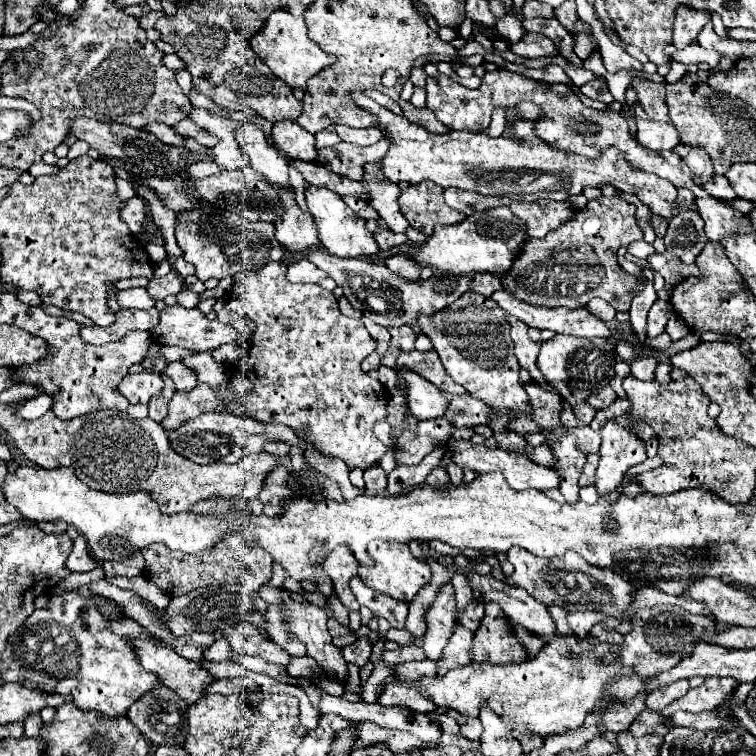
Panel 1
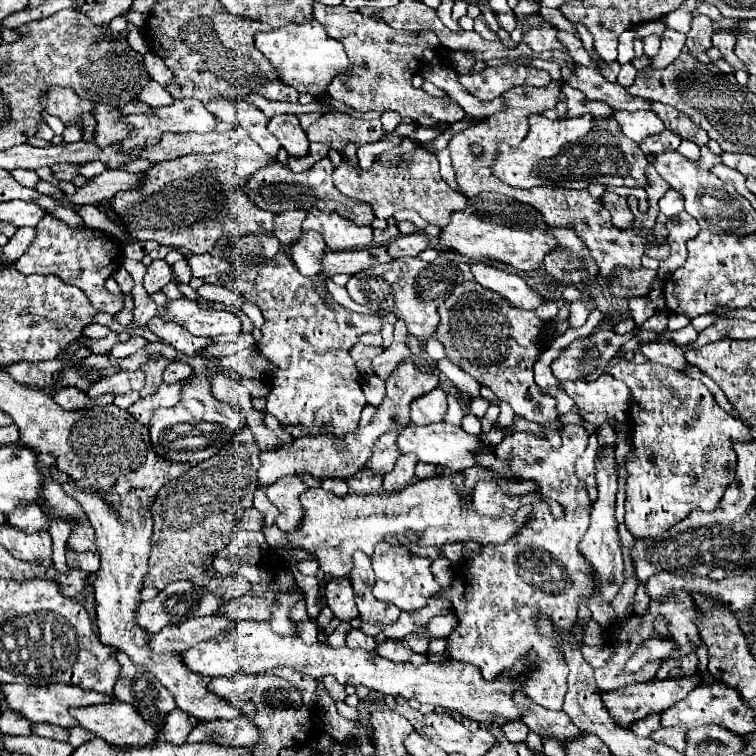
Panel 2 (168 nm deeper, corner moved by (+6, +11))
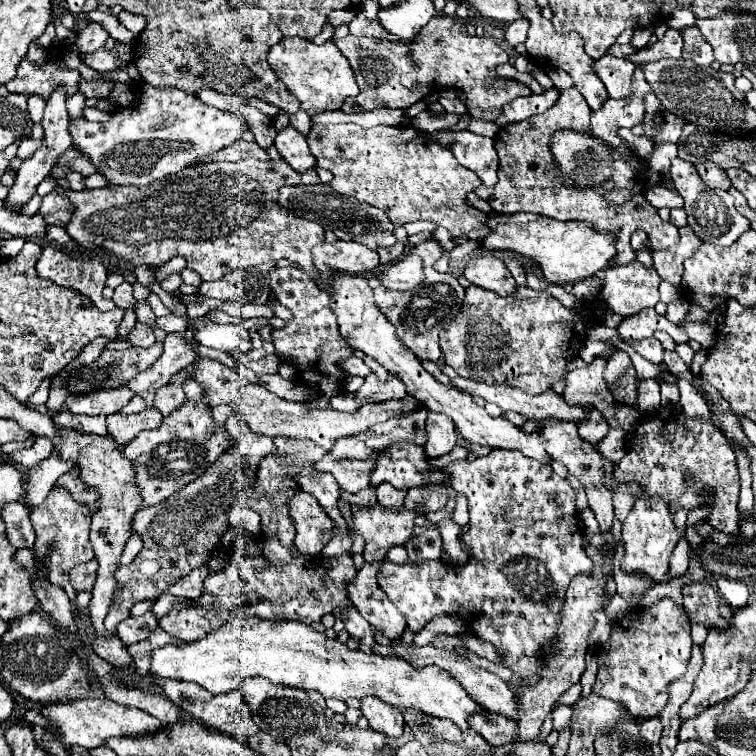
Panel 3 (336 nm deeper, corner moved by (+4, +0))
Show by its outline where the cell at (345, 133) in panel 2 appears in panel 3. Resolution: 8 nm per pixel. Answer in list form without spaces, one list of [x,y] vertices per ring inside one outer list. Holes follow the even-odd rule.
[[[315,124],[307,134],[309,148],[317,158],[317,166],[333,172],[331,188],[343,196],[353,196],[359,202],[367,202],[379,210],[383,210],[395,226],[403,226],[415,220],[429,220],[437,226],[445,226],[453,232],[455,238],[467,236],[469,240],[479,240],[479,236],[487,236],[491,232],[485,212],[467,204],[467,194],[481,186],[479,176],[473,170],[467,170],[457,162],[449,146],[441,146],[433,134],[421,132],[411,124],[401,126],[375,126],[361,128],[357,124]]]

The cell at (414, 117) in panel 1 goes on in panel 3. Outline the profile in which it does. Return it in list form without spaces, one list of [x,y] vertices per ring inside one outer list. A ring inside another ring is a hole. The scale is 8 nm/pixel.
[[[434,16],[409,43],[345,36],[335,40],[335,44],[347,56],[361,90],[357,98],[345,100],[341,108],[343,112],[409,108],[431,90],[453,88],[469,96],[469,114],[473,118],[495,120],[503,112],[501,108],[505,104],[517,96],[533,94],[525,84],[497,74],[497,66],[507,64],[511,58],[493,38],[469,36],[465,32],[465,24],[451,16]]]

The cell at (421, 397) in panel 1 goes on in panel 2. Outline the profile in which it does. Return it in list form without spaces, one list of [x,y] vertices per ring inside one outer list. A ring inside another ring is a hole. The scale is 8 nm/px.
[[[437,387],[437,389],[417,397],[417,401],[413,401],[413,405],[411,405],[411,421],[415,425],[437,423],[437,421],[443,421],[445,411],[447,411],[445,391]]]

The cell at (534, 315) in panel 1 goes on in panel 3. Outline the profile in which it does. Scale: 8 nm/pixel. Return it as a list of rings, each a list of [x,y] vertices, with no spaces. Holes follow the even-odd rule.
[[[491,252],[473,256],[471,262],[465,266],[463,276],[471,284],[487,288],[487,290],[493,290],[499,296],[509,296],[509,294],[515,292],[515,280],[513,280],[511,272]]]

